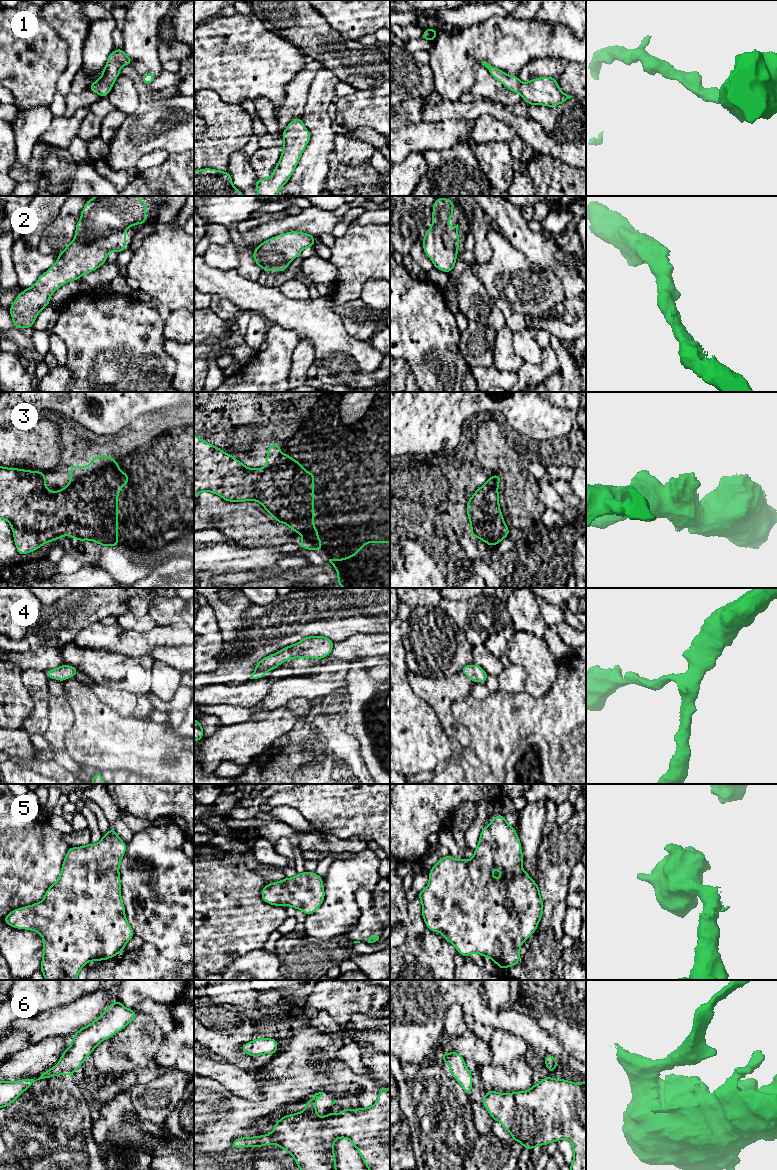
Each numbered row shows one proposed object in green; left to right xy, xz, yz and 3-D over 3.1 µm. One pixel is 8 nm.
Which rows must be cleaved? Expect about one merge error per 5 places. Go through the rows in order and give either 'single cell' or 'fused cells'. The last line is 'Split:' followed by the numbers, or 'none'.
1: single cell
2: single cell
3: single cell
4: single cell
5: single cell
6: single cell
Split: none

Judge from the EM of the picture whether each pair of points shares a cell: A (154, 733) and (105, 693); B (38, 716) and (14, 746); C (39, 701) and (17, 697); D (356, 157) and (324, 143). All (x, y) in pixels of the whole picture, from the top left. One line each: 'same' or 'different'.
A: different
B: different
C: different
D: different

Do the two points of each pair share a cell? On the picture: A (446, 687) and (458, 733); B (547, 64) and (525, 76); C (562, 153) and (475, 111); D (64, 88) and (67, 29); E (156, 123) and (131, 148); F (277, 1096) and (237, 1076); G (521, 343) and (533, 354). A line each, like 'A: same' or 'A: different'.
A: same
B: same
C: same
D: same
E: same
F: different
G: same

